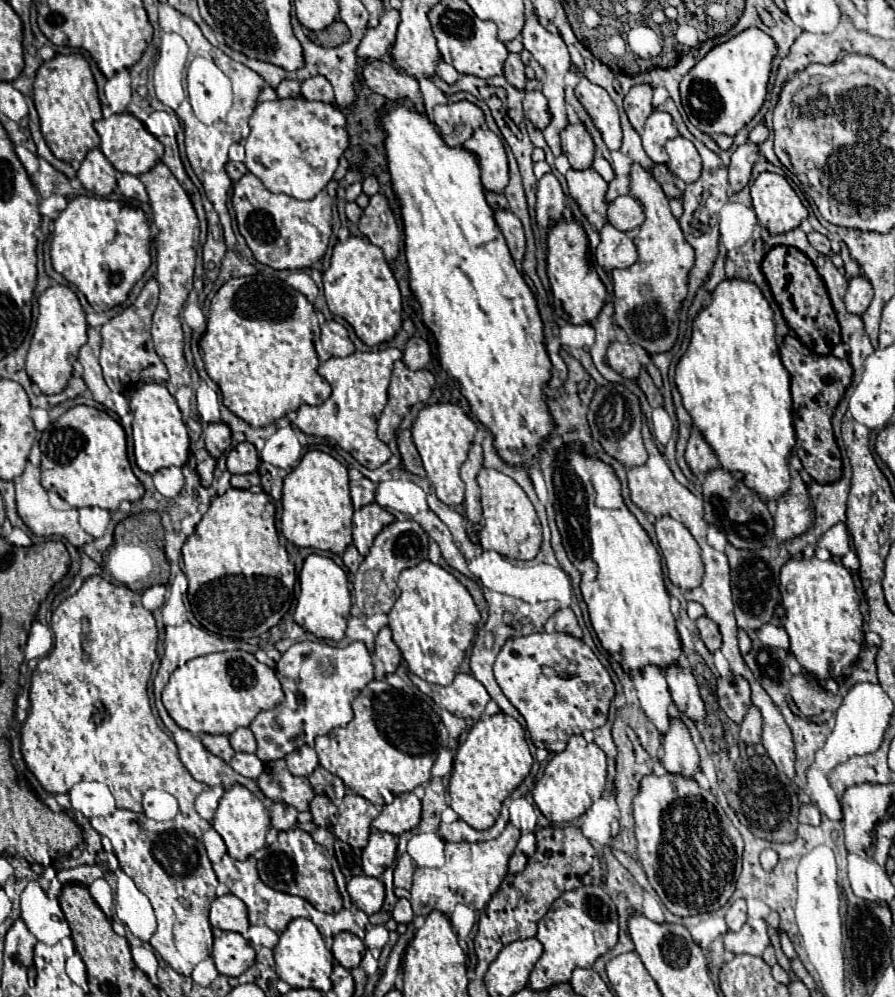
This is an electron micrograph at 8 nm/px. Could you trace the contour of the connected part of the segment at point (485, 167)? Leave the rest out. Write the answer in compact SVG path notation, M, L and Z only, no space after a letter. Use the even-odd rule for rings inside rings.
M476 128L472 138L462 144L466 150L478 154L484 188L502 192L508 184L508 160L502 140L488 128Z

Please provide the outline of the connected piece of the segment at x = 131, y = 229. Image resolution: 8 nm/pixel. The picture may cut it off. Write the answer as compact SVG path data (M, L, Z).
M74 196L68 206L56 218L56 230L50 244L52 266L70 284L74 284L90 302L96 312L110 310L112 306L124 302L134 288L134 284L144 276L150 266L150 226L142 208L134 208L126 202L116 202L98 196Z

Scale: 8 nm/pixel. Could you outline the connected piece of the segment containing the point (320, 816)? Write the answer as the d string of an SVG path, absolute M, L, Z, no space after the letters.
M316 794L316 796L314 796L314 800L310 802L310 812L312 812L314 822L316 822L318 826L322 826L322 828L334 826L336 816L338 816L336 804L334 804L328 796L324 796L324 794Z

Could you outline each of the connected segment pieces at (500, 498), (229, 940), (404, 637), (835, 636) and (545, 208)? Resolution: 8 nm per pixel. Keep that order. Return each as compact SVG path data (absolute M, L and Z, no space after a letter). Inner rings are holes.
M490 468L480 470L478 484L482 488L484 508L484 528L480 532L482 550L494 550L510 560L532 560L540 550L542 528L526 492L510 476Z
M216 932L212 960L214 960L220 974L240 976L244 970L248 970L254 964L256 952L242 934Z
M430 560L404 570L398 578L398 588L402 594L388 614L394 642L408 662L410 672L426 682L448 686L454 680L466 650L473 643L480 621L478 606L466 586Z
M816 554L812 558L790 558L782 566L780 594L786 610L782 624L790 636L790 652L802 668L818 680L842 676L842 668L858 660L864 644L864 620L858 610L860 598L850 570L836 558L820 560Z
M548 172L538 180L538 192L536 192L536 220L540 230L548 230L548 226L556 220L562 218L562 210L564 210L564 190L558 182L558 178Z

